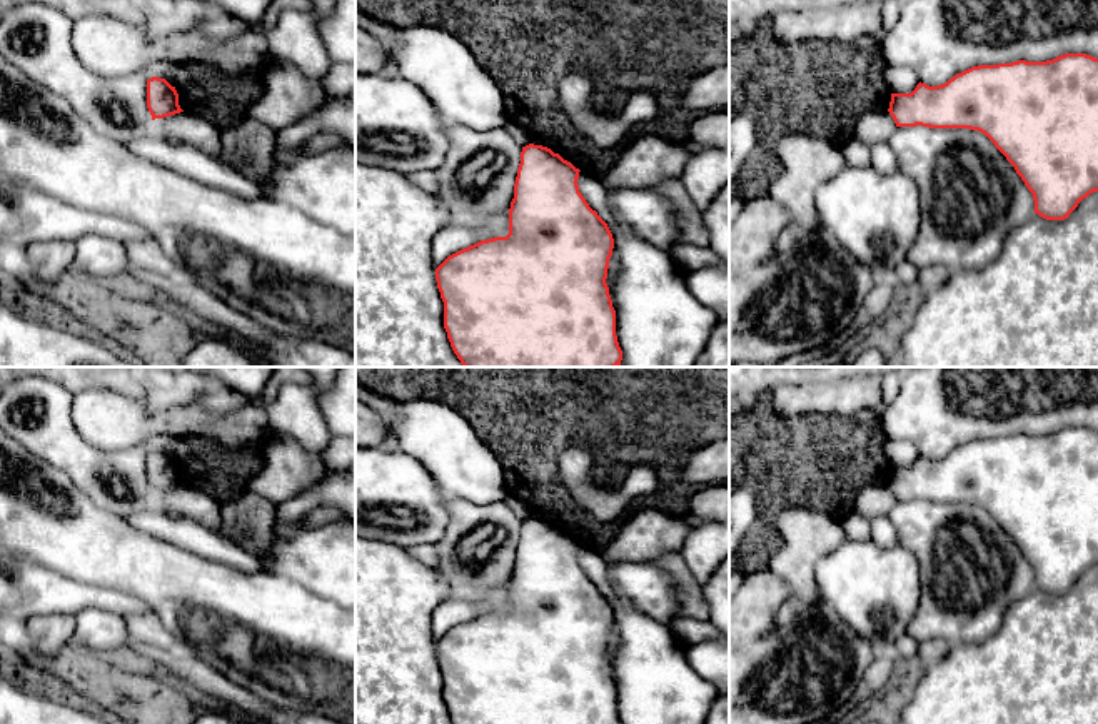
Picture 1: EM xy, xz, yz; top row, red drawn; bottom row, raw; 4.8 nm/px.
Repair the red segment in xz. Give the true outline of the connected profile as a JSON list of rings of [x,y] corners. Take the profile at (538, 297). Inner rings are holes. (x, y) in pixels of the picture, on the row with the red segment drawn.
[[[522,147],[509,234],[469,245],[436,269],[444,329],[464,367],[621,365],[606,284],[614,239],[579,192],[579,172],[547,147]]]

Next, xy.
[[[165,78],[147,80],[147,108],[152,120],[184,112],[179,105],[179,93]]]

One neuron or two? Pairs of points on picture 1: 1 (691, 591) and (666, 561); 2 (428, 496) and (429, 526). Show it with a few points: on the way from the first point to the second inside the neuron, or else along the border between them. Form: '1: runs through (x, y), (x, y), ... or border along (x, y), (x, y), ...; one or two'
1: runs through (684, 584), (673, 568); one
2: runs through (428, 502), (428, 519); one

